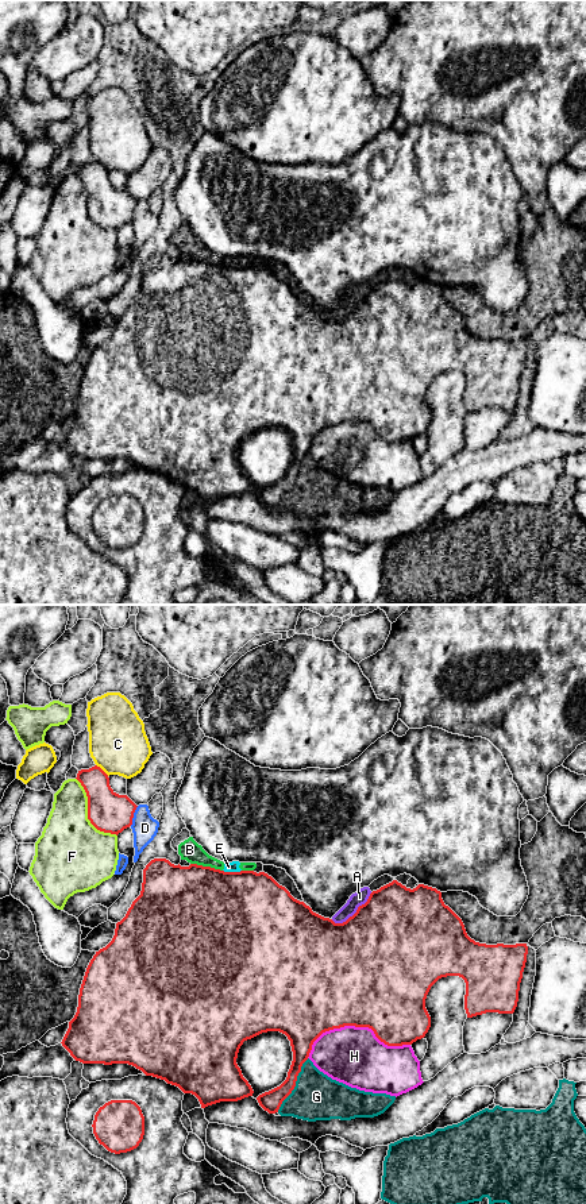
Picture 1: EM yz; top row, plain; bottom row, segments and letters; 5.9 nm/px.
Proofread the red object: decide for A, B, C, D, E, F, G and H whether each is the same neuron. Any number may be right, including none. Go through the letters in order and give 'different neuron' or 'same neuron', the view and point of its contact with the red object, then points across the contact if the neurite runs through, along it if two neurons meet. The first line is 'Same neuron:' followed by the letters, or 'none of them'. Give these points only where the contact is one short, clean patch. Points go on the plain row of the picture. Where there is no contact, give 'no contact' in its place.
Same neuron: none of them
A: different neuron | yz (354, 309) | along yz (371, 288), (344, 316), (334, 317), (331, 315)
B: different neuron | yz (207, 262)
C: different neuron | yz (101, 165)
D: different neuron | yz (132, 211)
E: different neuron | yz (232, 267) | along yz (223, 265), (241, 266)
F: different neuron | yz (88, 208)
G: different neuron | yz (295, 481)
H: different neuron | yz (354, 420)

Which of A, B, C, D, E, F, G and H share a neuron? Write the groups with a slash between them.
A B E / C / D / F / G / H

